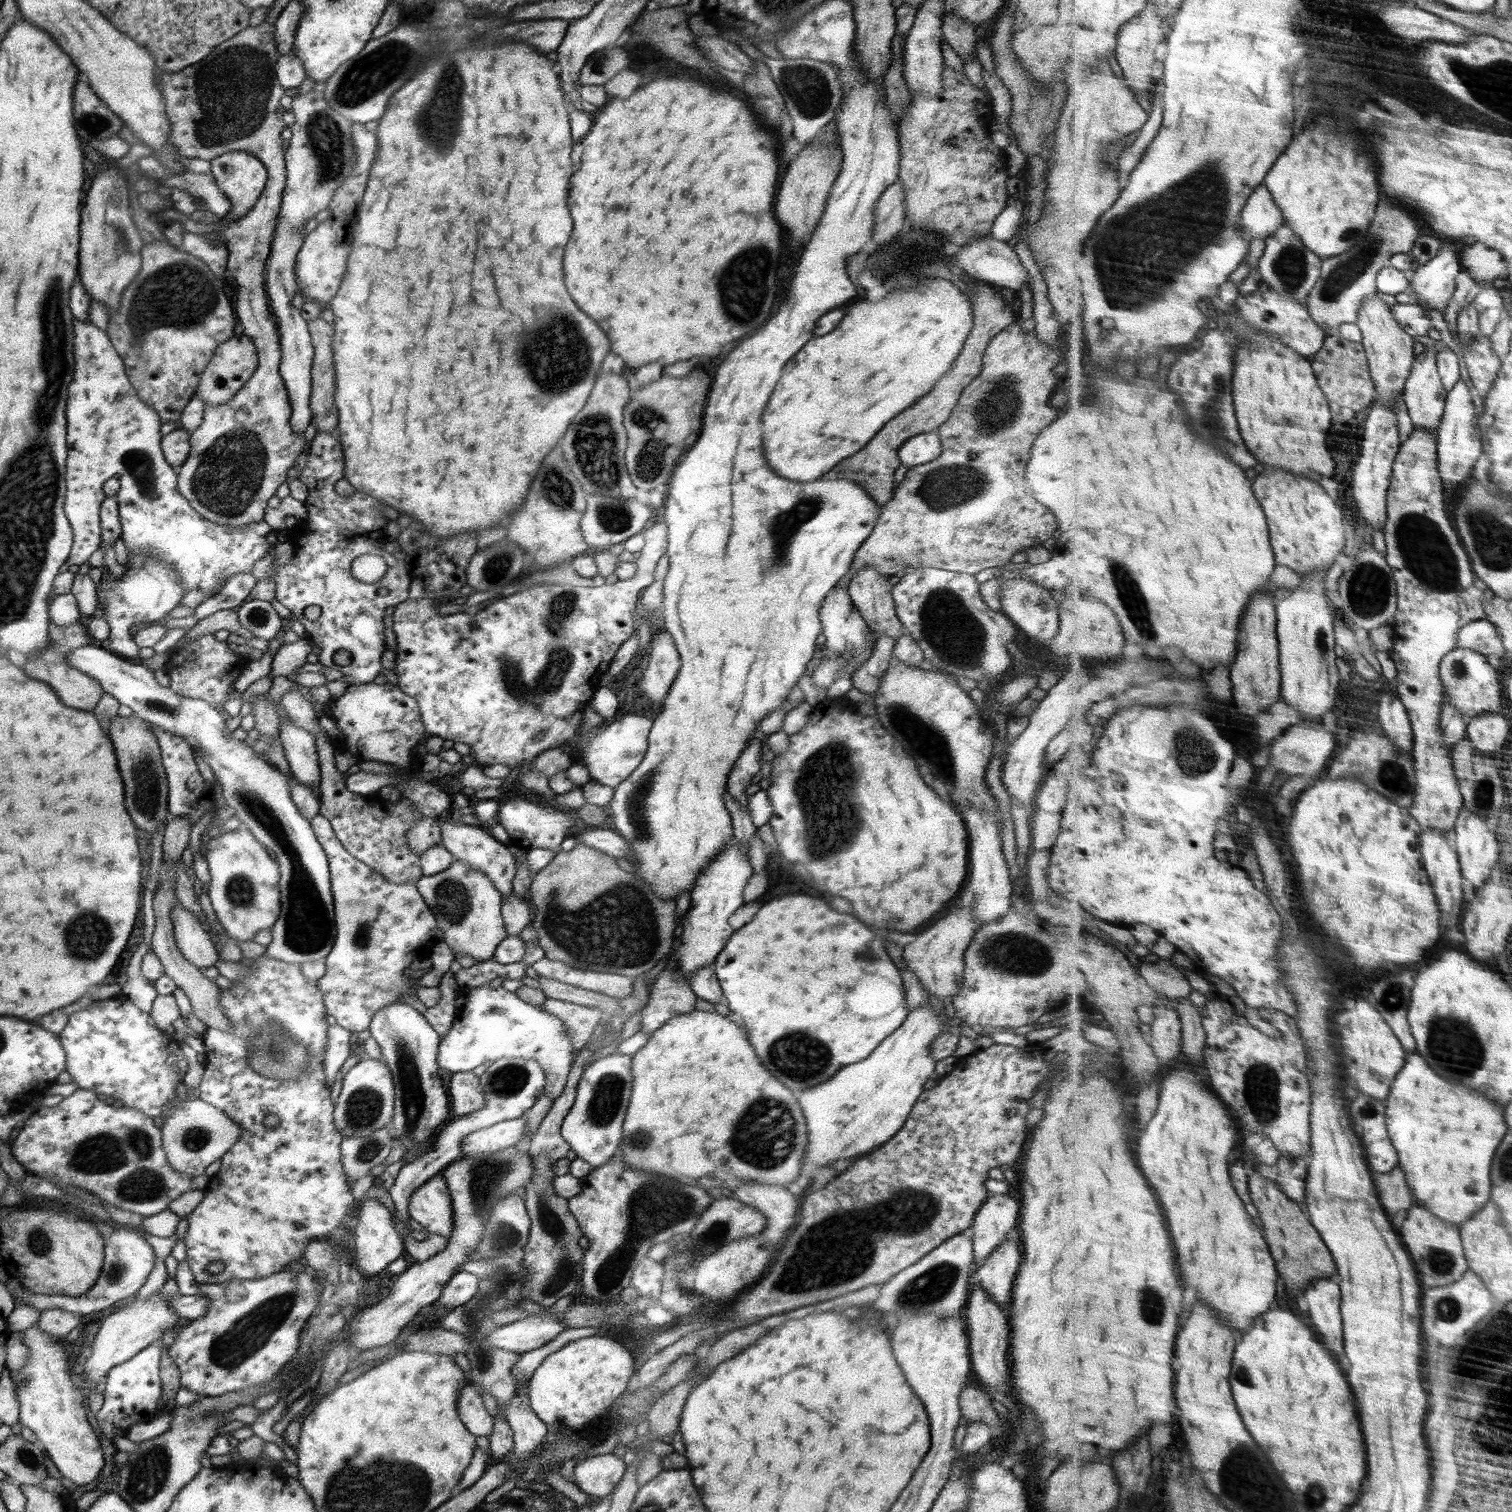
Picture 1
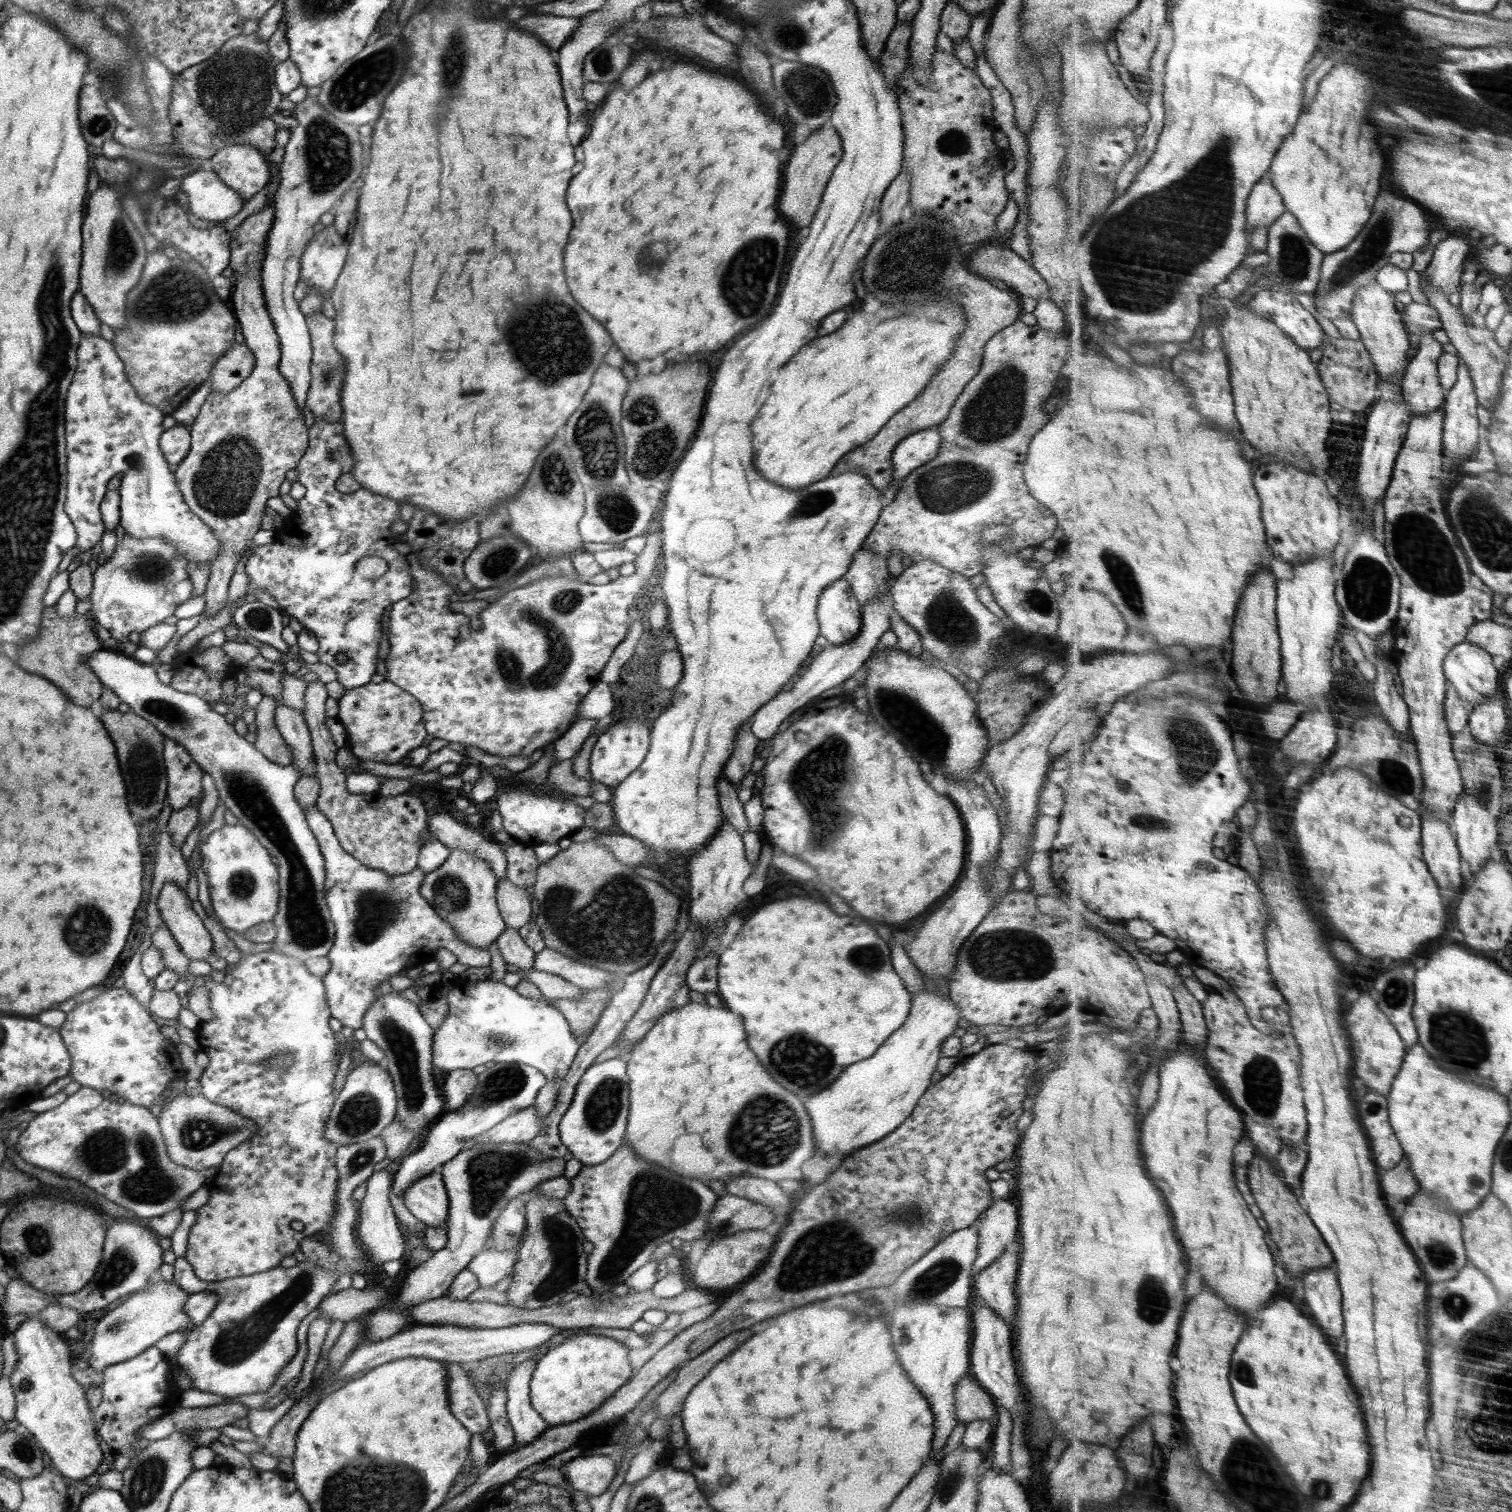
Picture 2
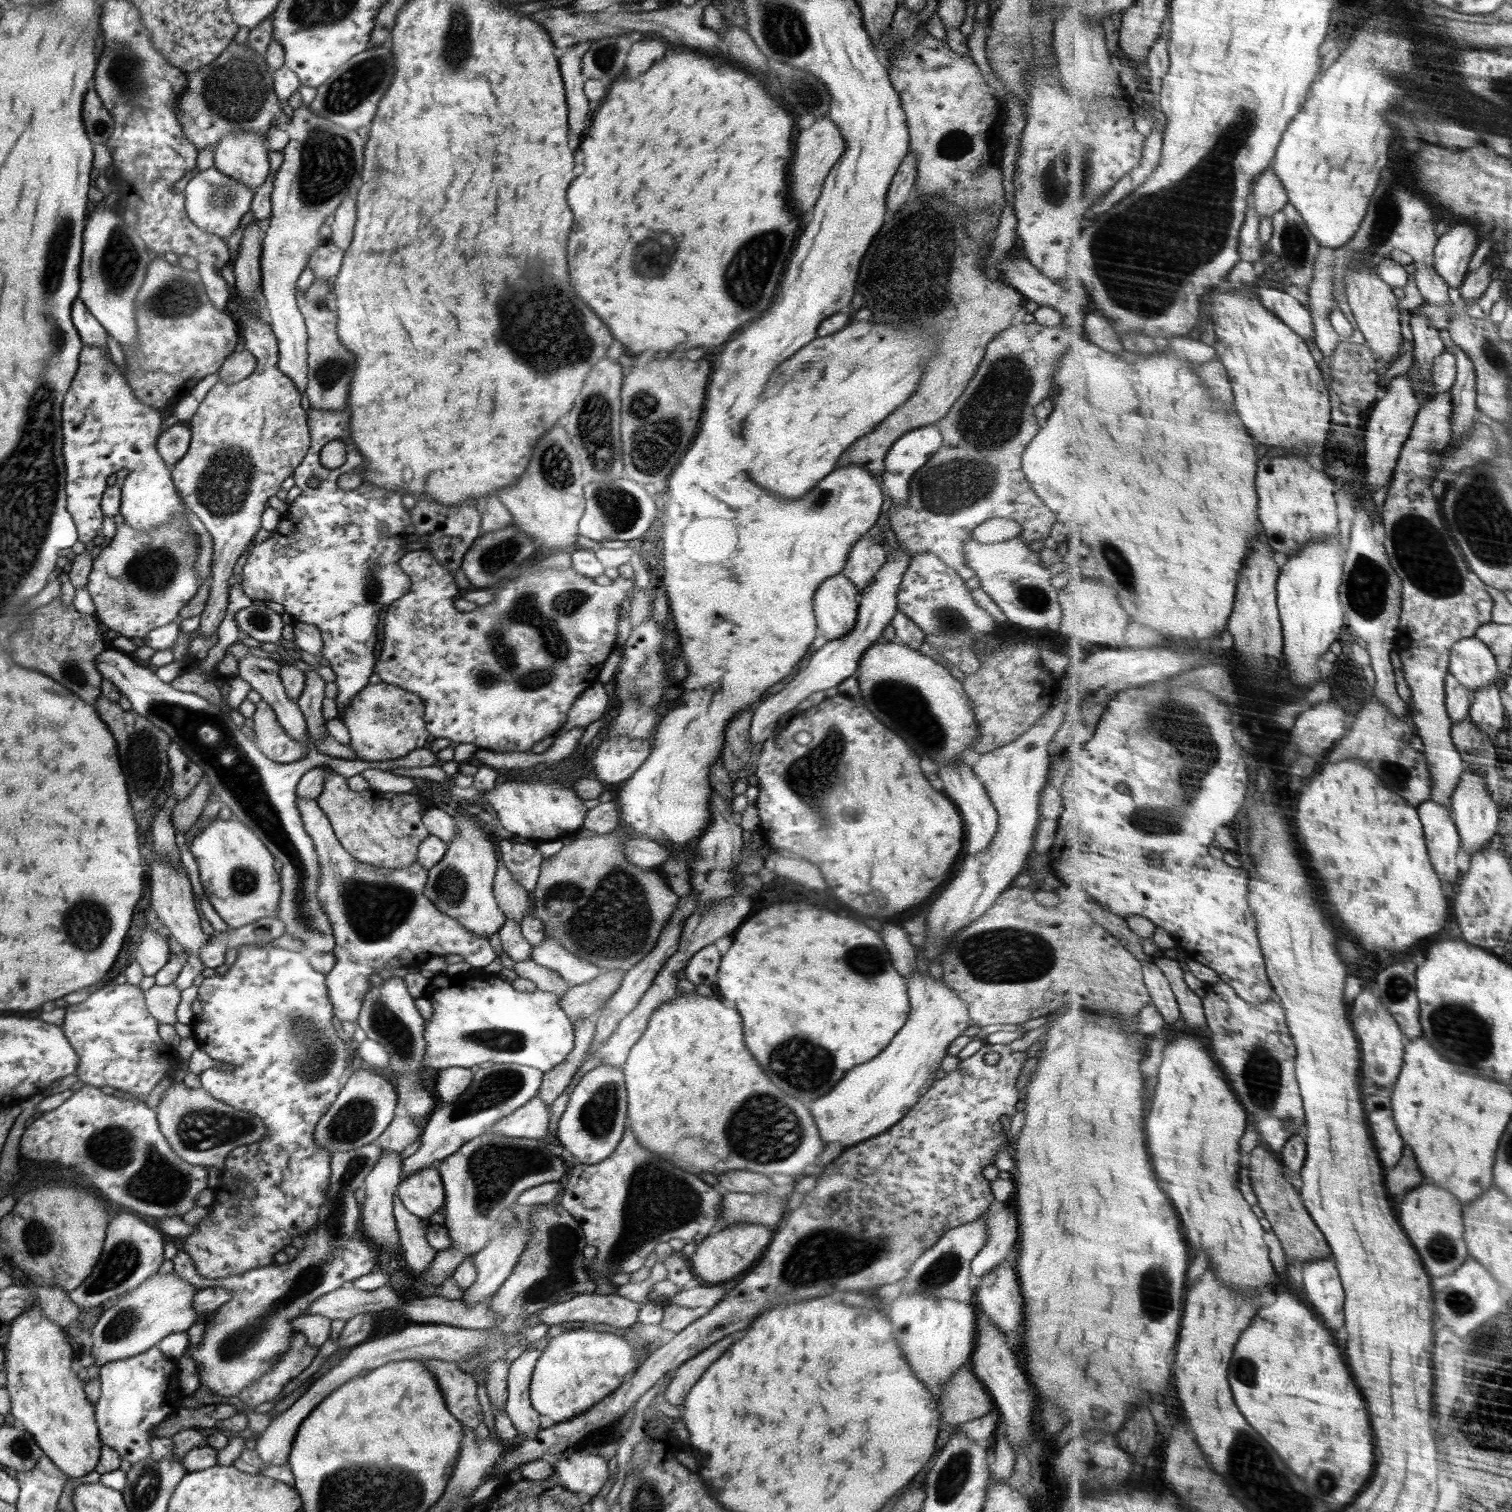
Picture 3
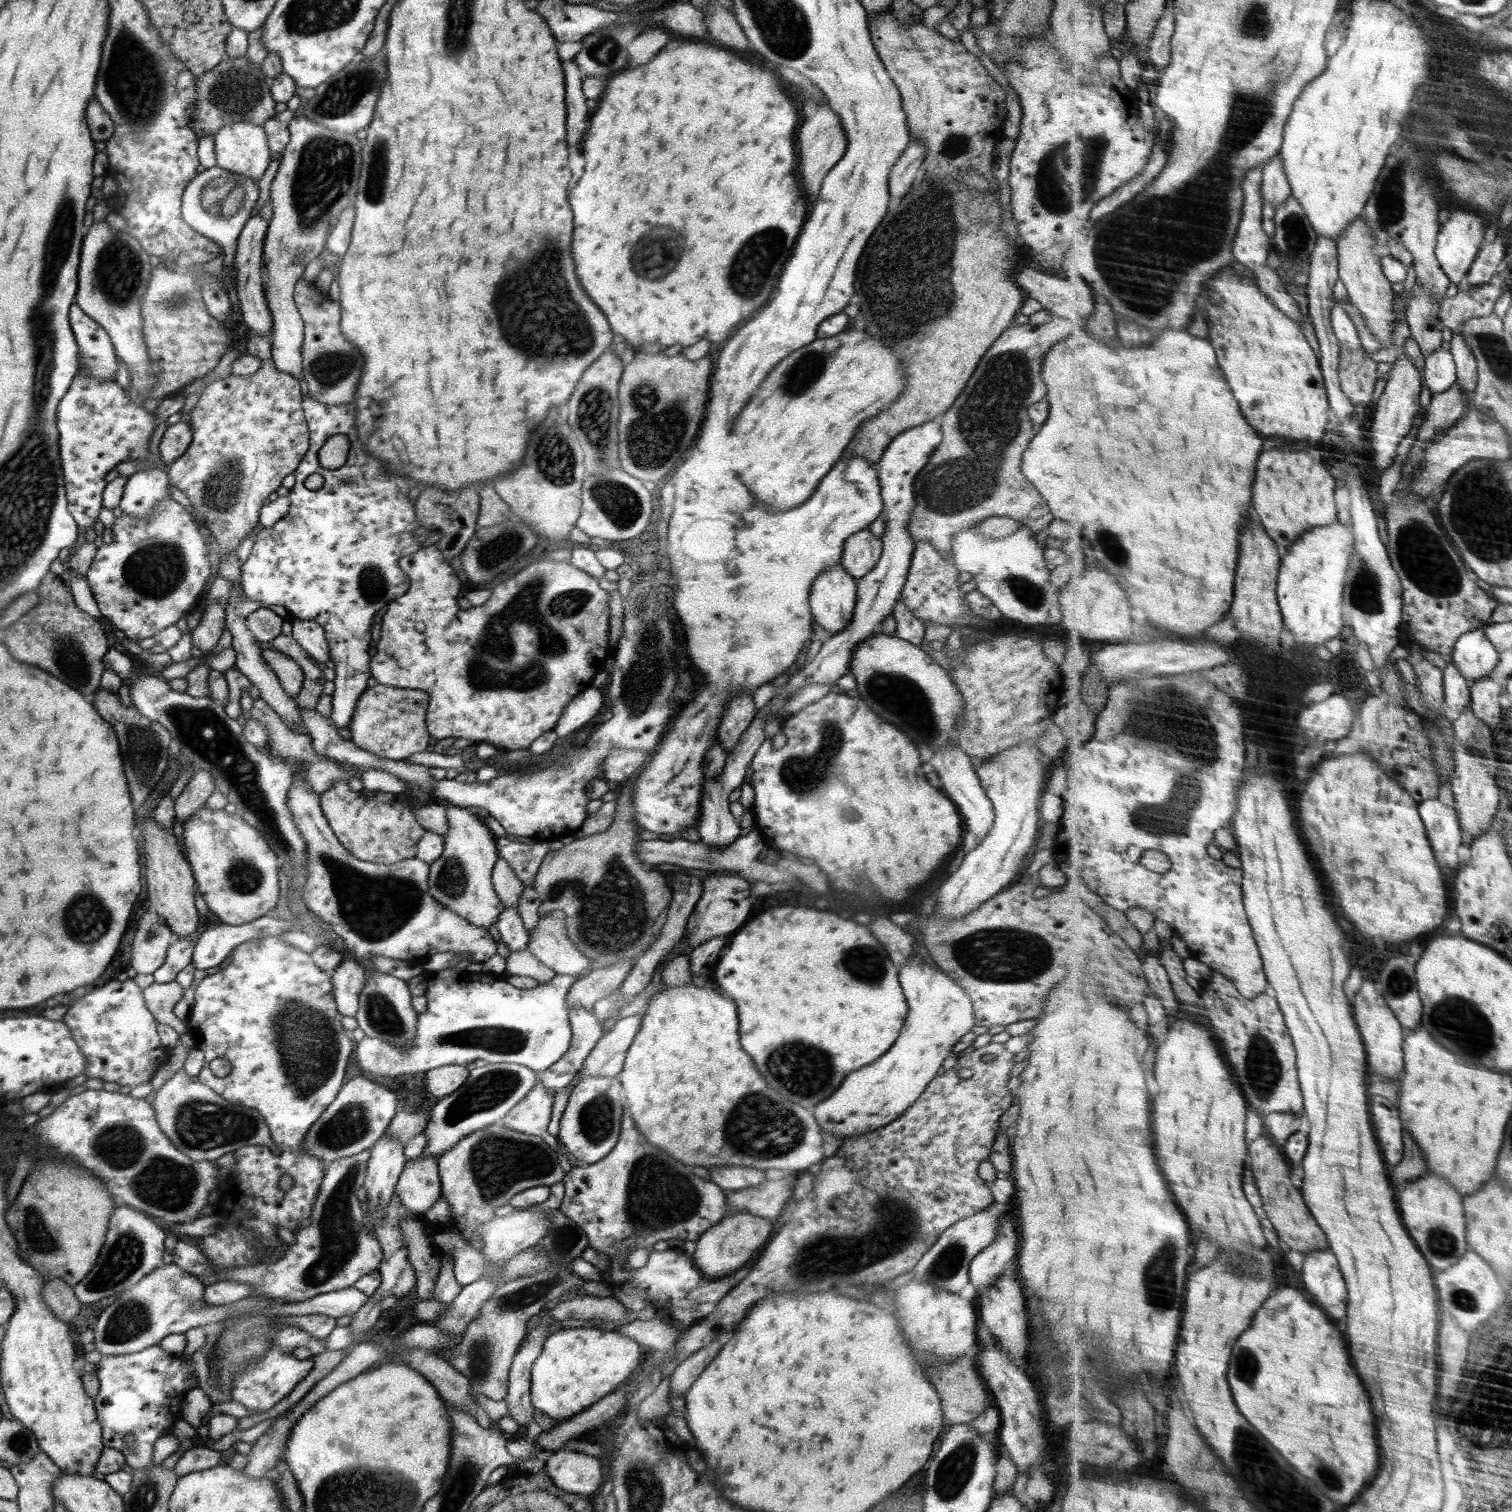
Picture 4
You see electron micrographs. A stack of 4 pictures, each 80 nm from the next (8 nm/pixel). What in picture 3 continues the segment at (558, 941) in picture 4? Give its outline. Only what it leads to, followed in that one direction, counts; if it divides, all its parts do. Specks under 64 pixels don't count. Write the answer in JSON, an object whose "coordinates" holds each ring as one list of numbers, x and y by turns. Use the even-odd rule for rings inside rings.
{"coordinates":[[544,937,538,946,532,946,531,958,536,964,557,972,570,986,590,983,602,972,595,964,568,952,555,938]]}

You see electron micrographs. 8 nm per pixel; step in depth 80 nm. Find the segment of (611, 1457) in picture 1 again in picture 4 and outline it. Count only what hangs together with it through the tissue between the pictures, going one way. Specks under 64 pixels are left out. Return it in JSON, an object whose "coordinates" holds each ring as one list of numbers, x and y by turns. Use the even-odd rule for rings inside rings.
{"coordinates":[[571,1448,552,1451,543,1471,560,1490,572,1494,588,1496,603,1486,599,1458]]}

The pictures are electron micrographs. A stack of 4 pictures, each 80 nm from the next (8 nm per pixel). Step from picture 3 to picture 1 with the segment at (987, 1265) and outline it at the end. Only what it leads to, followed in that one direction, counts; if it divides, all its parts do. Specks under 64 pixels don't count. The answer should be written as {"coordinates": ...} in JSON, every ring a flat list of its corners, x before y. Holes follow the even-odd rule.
{"coordinates":[[1008,1193,989,1194,974,1214,969,1230,973,1237,975,1262,983,1263,989,1254,1016,1226,1020,1218,1020,1203]]}

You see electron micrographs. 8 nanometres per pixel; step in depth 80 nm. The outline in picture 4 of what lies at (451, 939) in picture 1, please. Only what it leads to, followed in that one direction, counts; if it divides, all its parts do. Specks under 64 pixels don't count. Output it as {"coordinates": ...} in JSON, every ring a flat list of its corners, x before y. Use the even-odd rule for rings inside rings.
{"coordinates":[[451,804,445,813,448,832,443,836,441,856,429,865,428,895,468,923,487,929,498,921,505,908,491,882,492,870,499,858,496,836,482,816,470,813,466,807]]}

